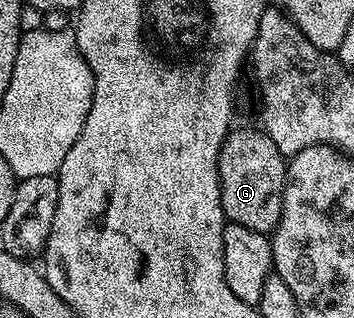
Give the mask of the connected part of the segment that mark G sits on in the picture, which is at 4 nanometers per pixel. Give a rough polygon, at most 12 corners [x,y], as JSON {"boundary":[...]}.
{"boundary":[[262,129],[219,155],[228,223],[264,234],[283,209],[287,158]]}

